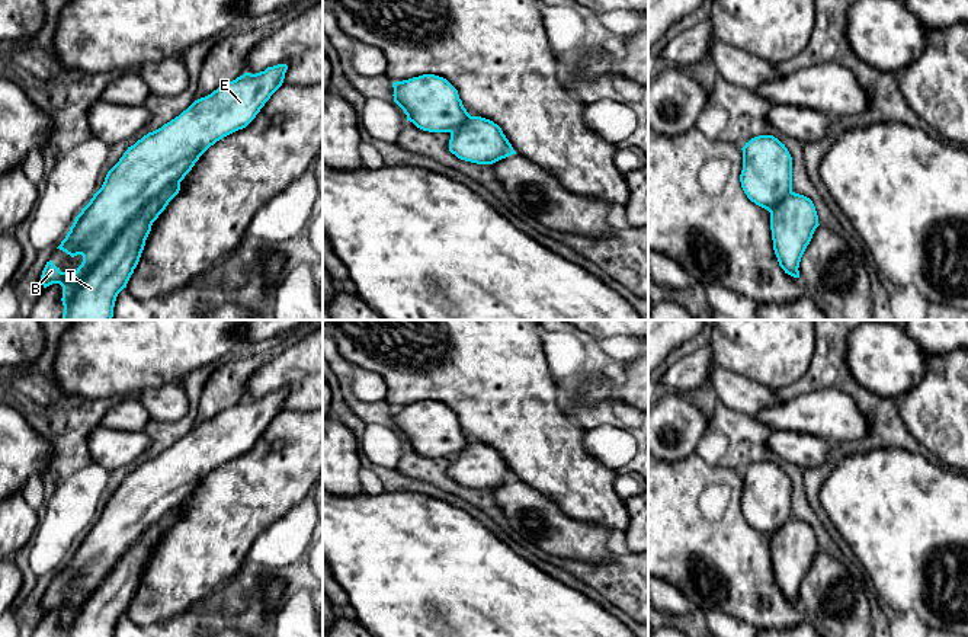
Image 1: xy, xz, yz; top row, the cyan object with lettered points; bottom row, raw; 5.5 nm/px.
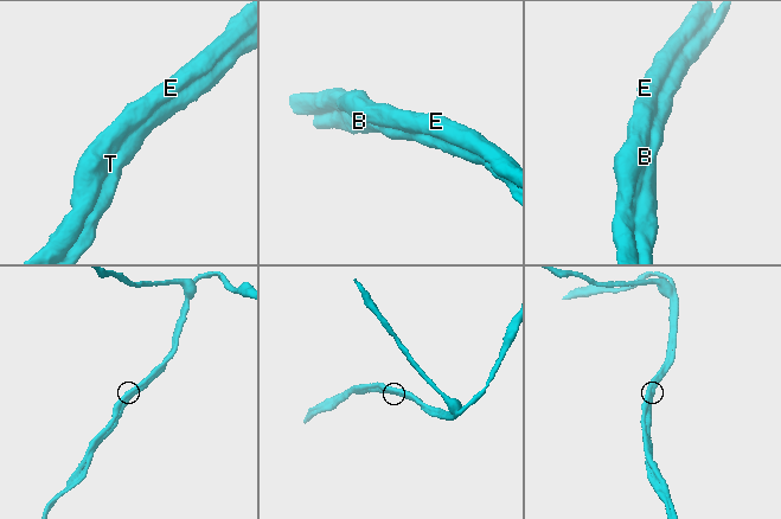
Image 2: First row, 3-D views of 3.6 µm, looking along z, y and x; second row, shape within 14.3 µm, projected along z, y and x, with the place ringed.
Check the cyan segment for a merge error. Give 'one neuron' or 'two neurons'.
one neuron

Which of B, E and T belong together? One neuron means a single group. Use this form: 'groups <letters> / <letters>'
groups B E T

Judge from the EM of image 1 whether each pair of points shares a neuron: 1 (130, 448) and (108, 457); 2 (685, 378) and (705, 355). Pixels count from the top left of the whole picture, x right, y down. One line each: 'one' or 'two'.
1: one
2: one

